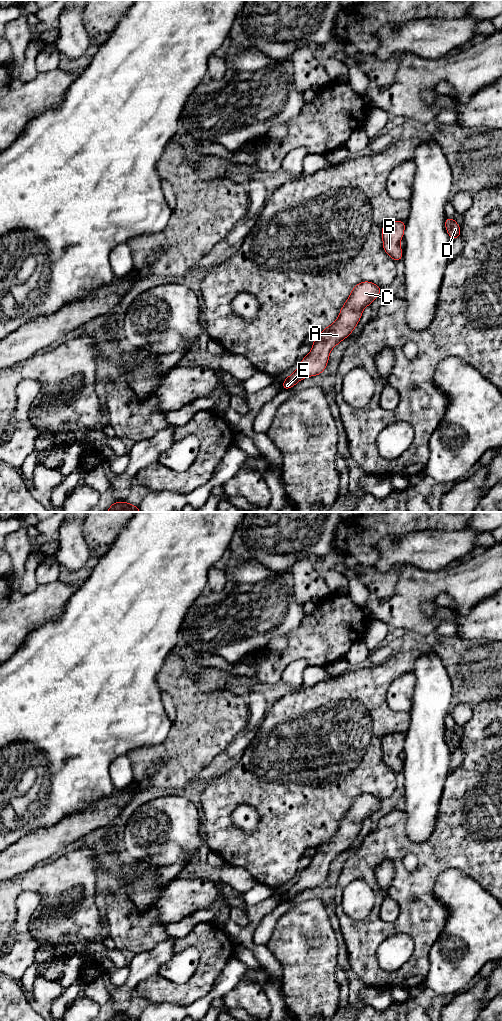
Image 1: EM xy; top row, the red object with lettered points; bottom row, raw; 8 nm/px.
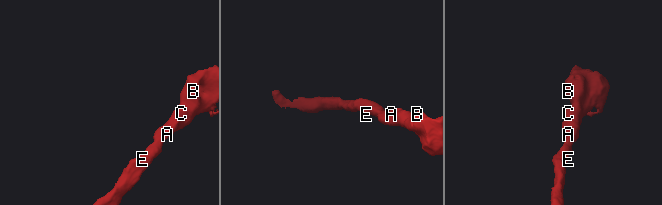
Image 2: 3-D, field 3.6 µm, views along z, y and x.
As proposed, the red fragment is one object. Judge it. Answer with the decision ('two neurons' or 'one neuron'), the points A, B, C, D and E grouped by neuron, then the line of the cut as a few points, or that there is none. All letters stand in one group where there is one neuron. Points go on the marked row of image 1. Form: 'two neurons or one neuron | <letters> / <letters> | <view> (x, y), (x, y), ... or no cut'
one neuron | A B C D E | no cut

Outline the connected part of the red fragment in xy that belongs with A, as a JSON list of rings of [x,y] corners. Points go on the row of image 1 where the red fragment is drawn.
[[[369,281],[360,282],[352,289],[338,319],[313,339],[311,352],[302,359],[298,369],[283,381],[282,390],[290,389],[298,381],[308,376],[320,375],[324,371],[330,351],[351,334],[363,309],[377,299],[380,289],[381,286]]]

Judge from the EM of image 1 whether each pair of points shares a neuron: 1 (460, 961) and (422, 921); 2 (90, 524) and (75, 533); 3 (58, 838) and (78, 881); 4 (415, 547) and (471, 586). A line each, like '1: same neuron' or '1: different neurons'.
1: different neurons
2: different neurons
3: different neurons
4: different neurons

